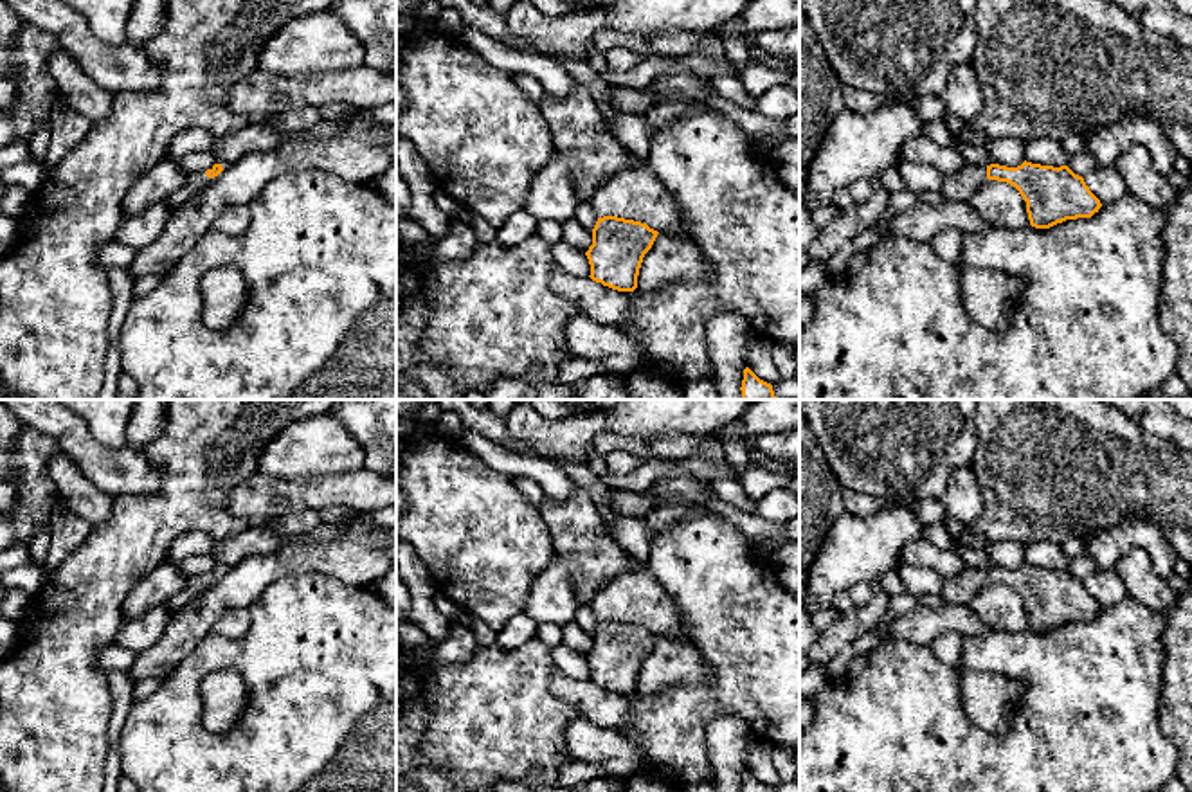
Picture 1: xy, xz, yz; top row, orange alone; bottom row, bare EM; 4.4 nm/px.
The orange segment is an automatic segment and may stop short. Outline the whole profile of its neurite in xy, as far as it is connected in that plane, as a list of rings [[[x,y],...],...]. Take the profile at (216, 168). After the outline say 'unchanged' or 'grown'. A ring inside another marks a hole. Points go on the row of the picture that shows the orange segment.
[[[214,164],[211,169],[202,173],[193,173],[187,176],[185,184],[175,191],[167,200],[167,207],[175,209],[180,203],[187,202],[189,198],[196,196],[200,191],[203,191],[227,166]]] | grown

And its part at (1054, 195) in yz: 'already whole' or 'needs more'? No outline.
needs more

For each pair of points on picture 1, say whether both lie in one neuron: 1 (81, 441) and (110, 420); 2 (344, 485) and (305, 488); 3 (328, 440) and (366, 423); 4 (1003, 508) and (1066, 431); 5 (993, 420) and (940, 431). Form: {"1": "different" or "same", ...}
{"1": "different", "2": "same", "3": "different", "4": "same", "5": "different"}

